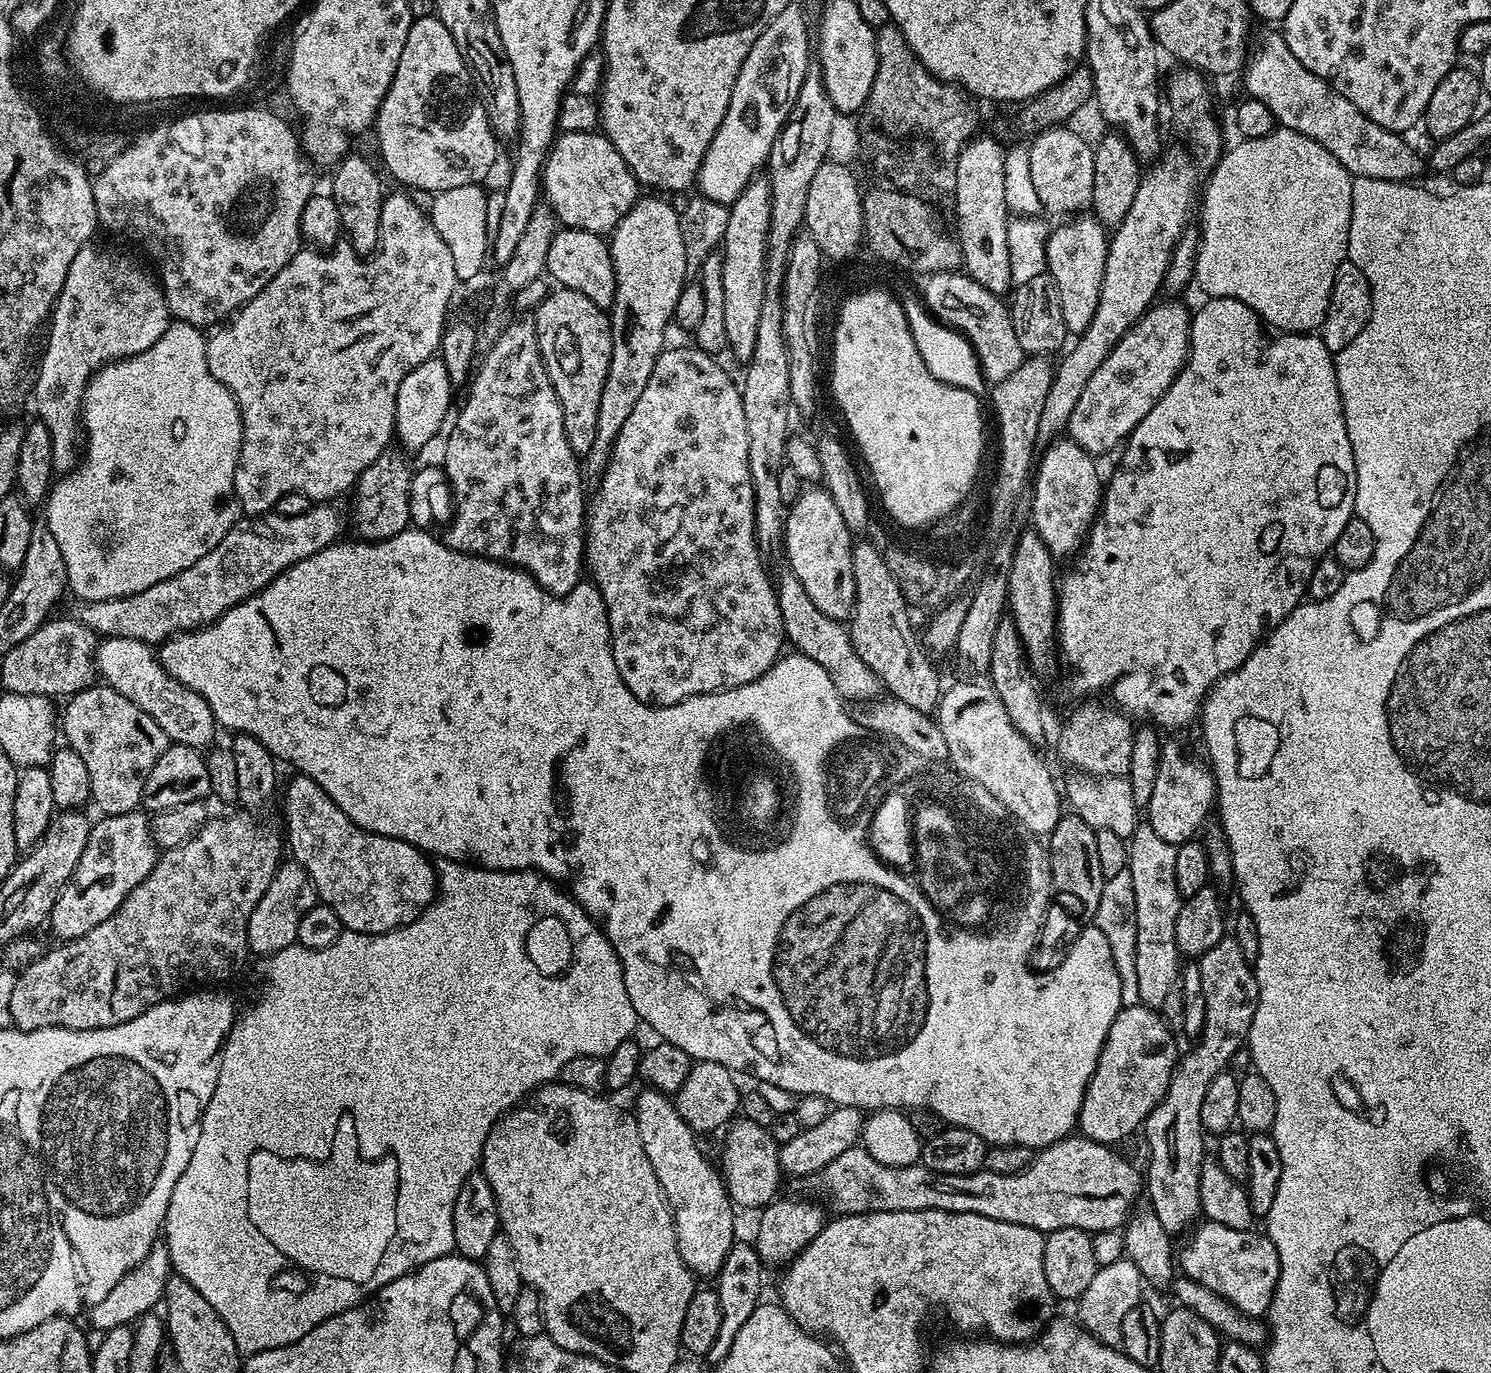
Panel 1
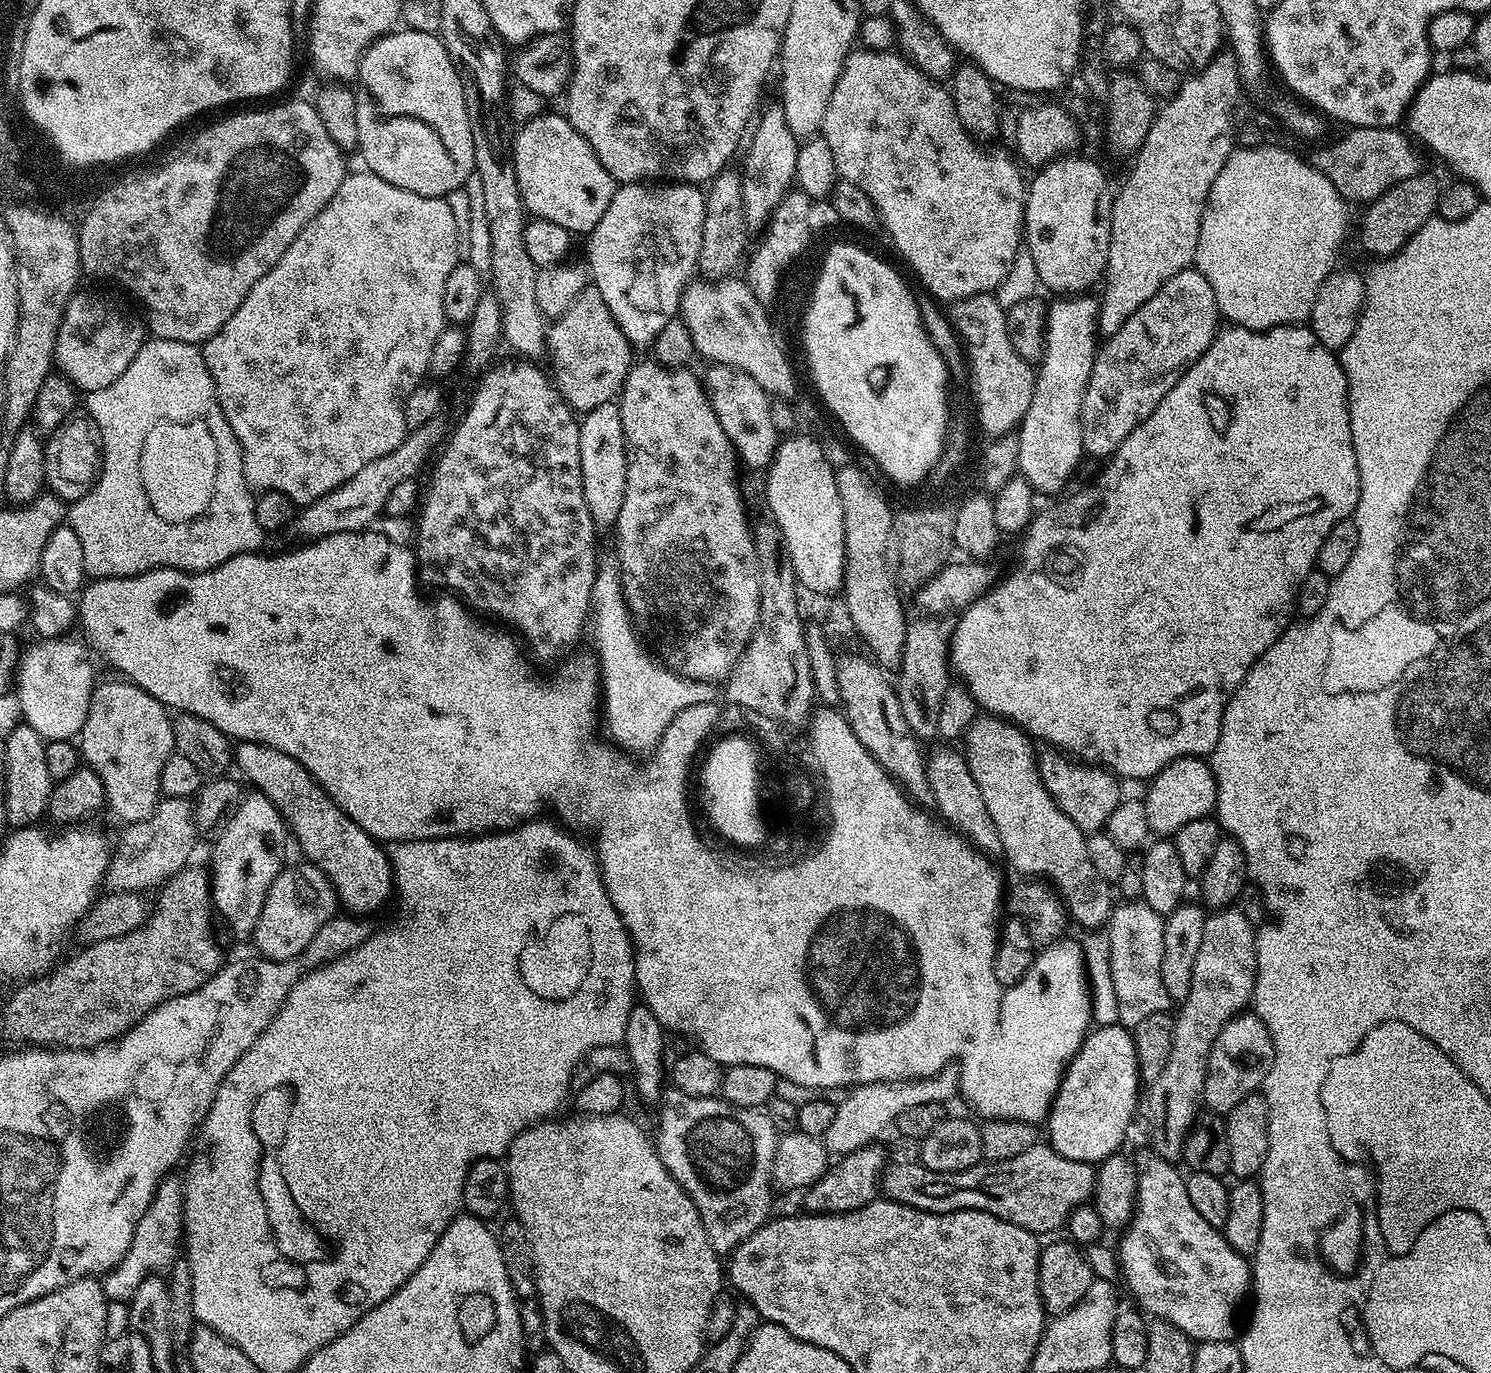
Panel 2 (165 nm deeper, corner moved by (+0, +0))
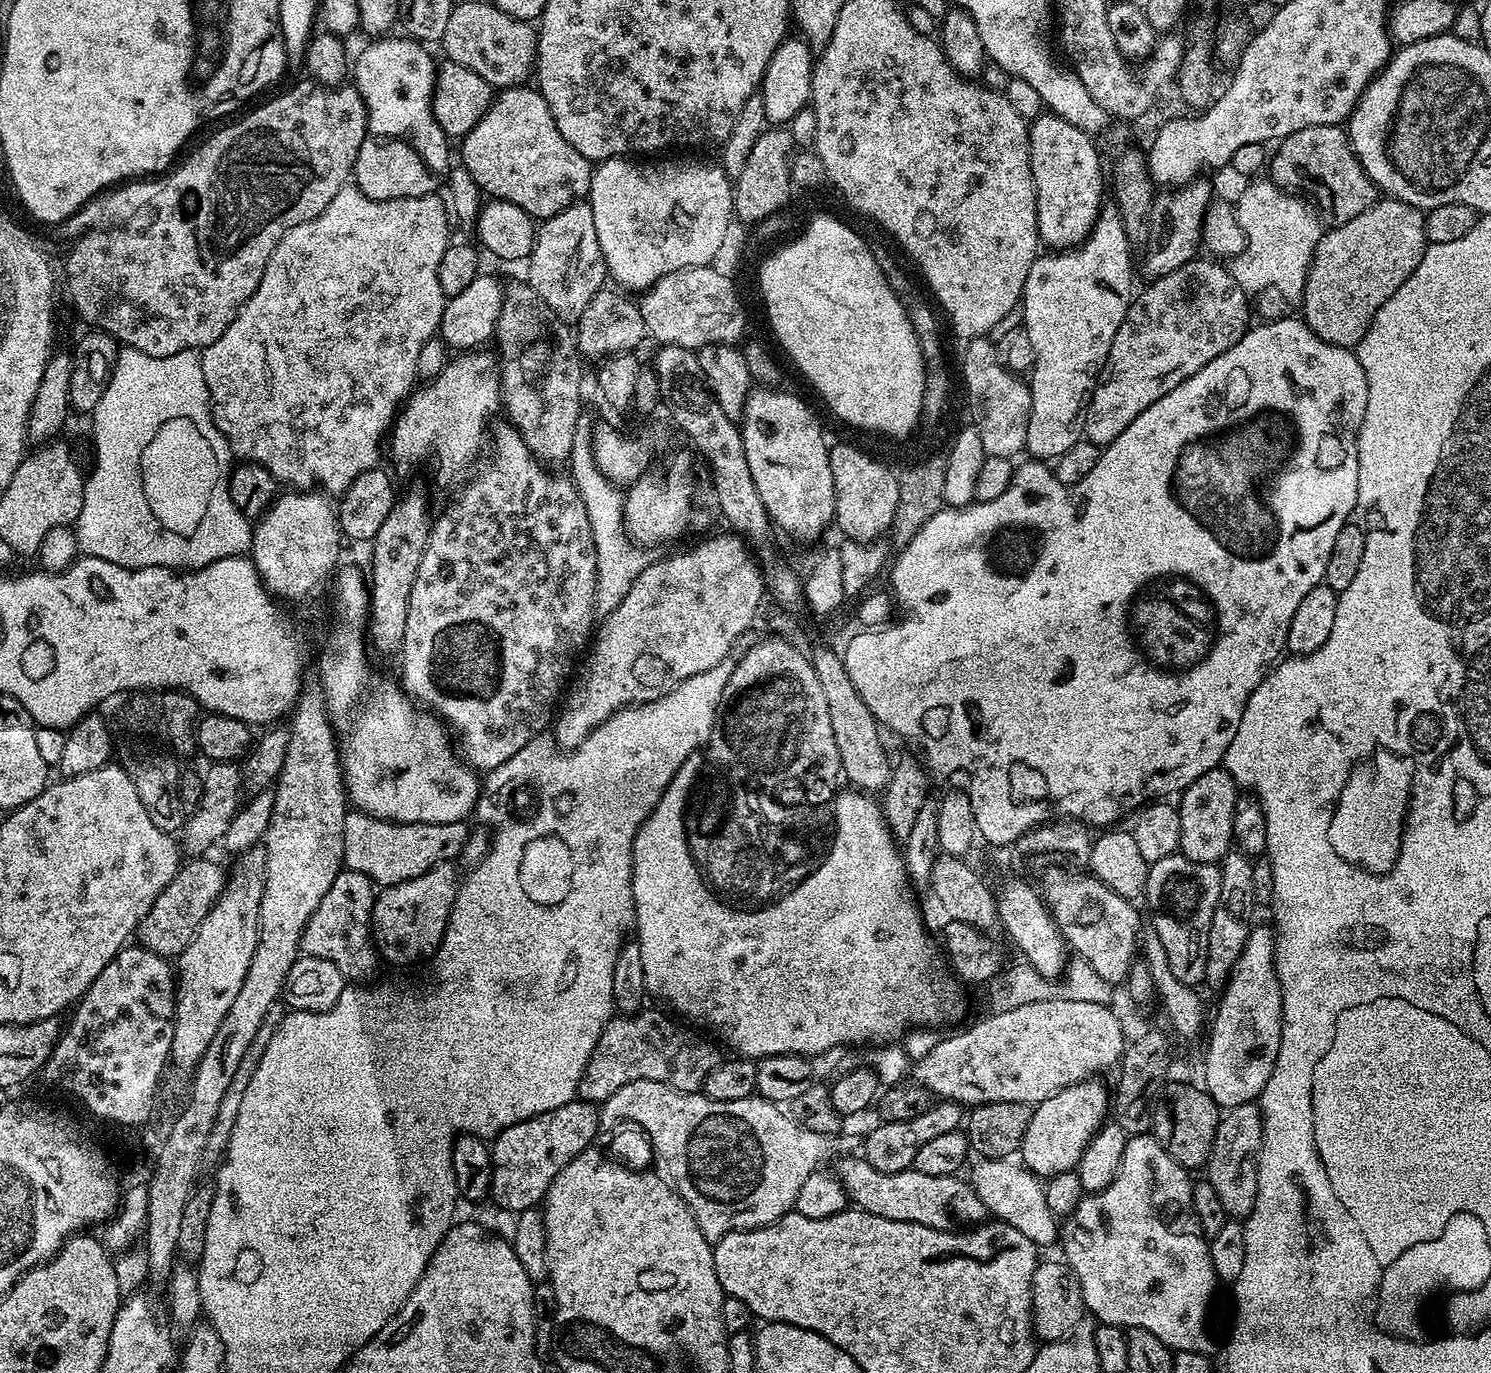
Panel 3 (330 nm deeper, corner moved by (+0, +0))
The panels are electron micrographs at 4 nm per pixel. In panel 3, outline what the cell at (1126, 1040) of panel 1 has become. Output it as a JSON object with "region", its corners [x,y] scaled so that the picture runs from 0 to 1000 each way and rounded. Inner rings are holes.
{"region":[[[730,785],[715,791],[693,806],[683,842],[694,857],[702,858],[721,851],[731,829],[734,829],[744,810],[744,795],[738,787],[740,786]]]}

